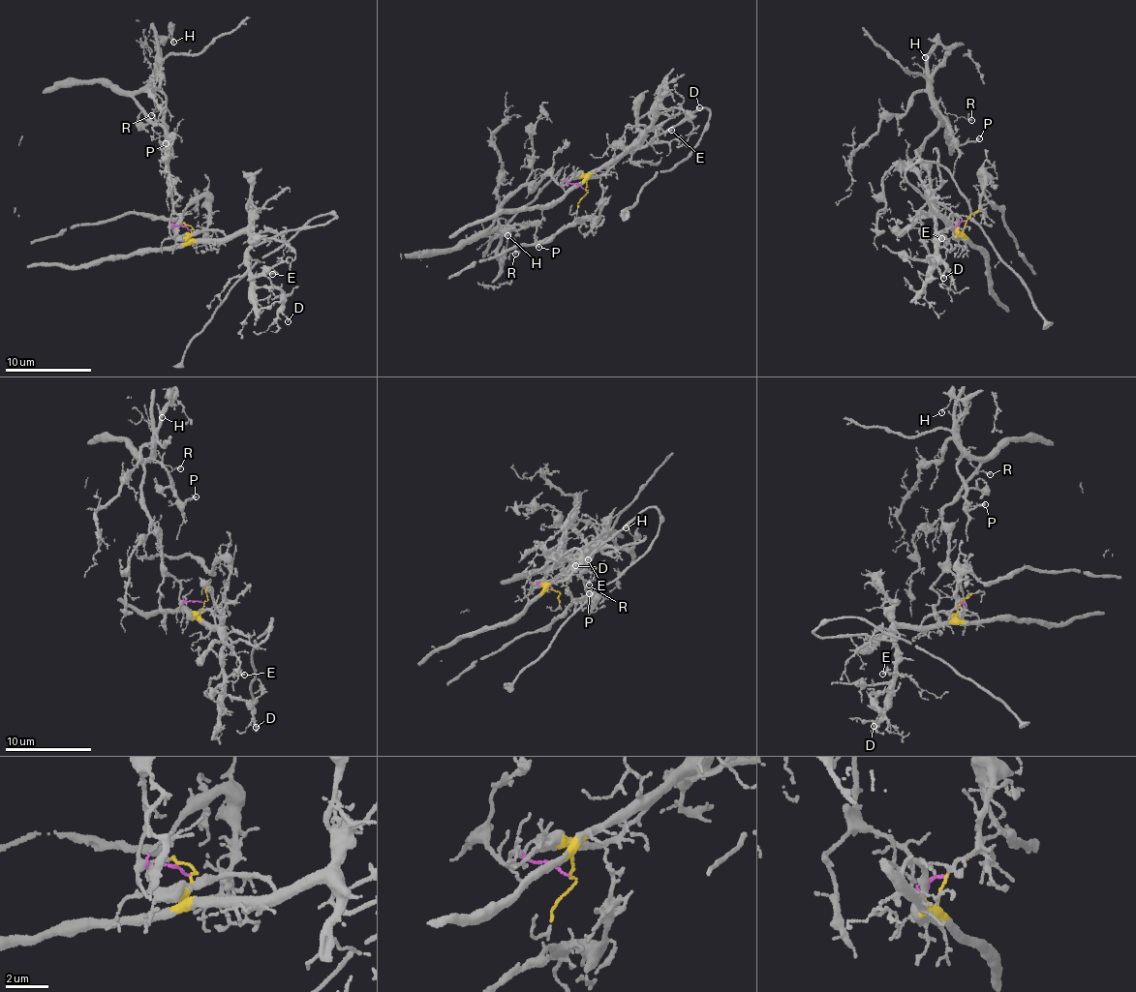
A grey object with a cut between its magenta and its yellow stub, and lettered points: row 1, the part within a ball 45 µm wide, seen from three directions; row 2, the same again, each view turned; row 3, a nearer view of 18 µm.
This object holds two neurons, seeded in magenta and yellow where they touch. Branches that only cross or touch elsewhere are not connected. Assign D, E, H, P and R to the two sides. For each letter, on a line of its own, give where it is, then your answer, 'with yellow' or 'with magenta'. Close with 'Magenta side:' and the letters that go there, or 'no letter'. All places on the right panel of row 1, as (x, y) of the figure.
D: (943, 278) | with yellow
E: (941, 238) | with yellow
H: (925, 57) | with magenta
P: (979, 138) | with magenta
R: (971, 120) | with magenta
Magenta side: H, P, R

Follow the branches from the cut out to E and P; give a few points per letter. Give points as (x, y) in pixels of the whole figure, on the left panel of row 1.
E: (190, 229), (192, 240), (246, 234), (250, 239), (248, 267), (254, 274), (273, 275)
P: (190, 229), (174, 225), (171, 217), (162, 126), (145, 114), (135, 98), (154, 87), (166, 101), (167, 144)

